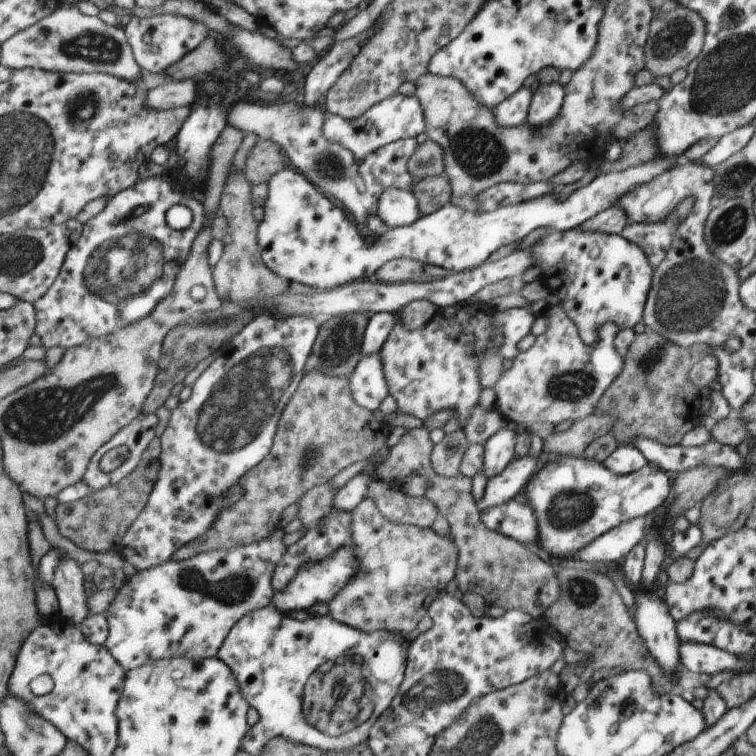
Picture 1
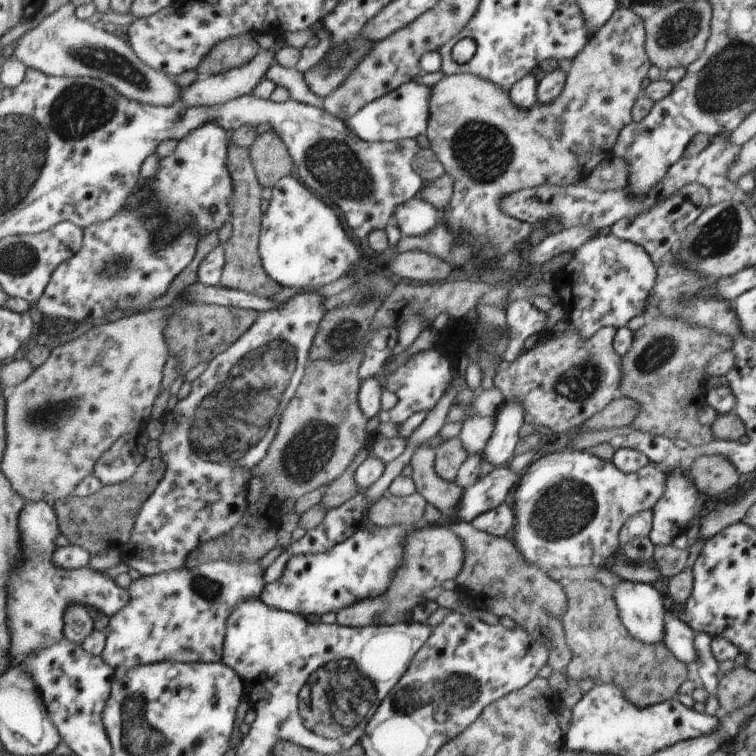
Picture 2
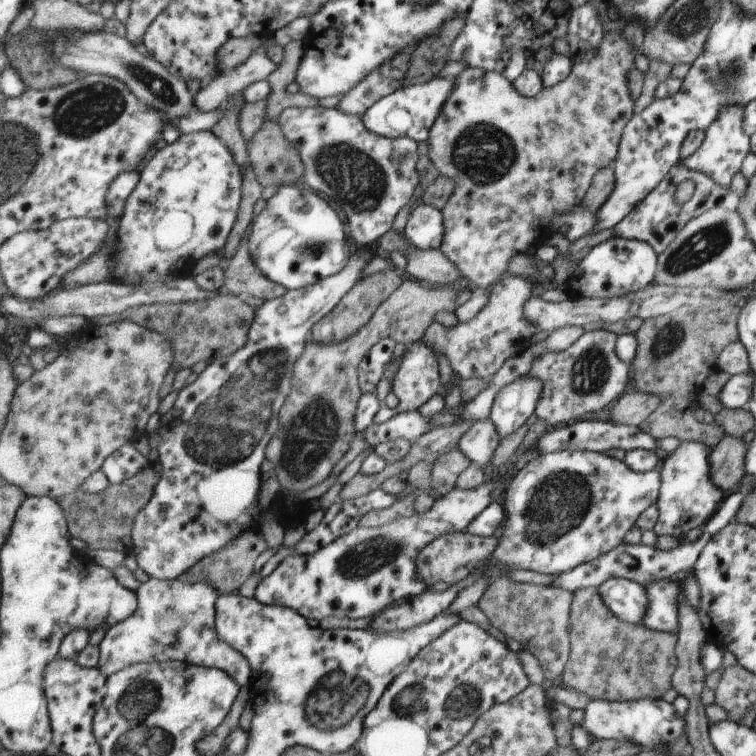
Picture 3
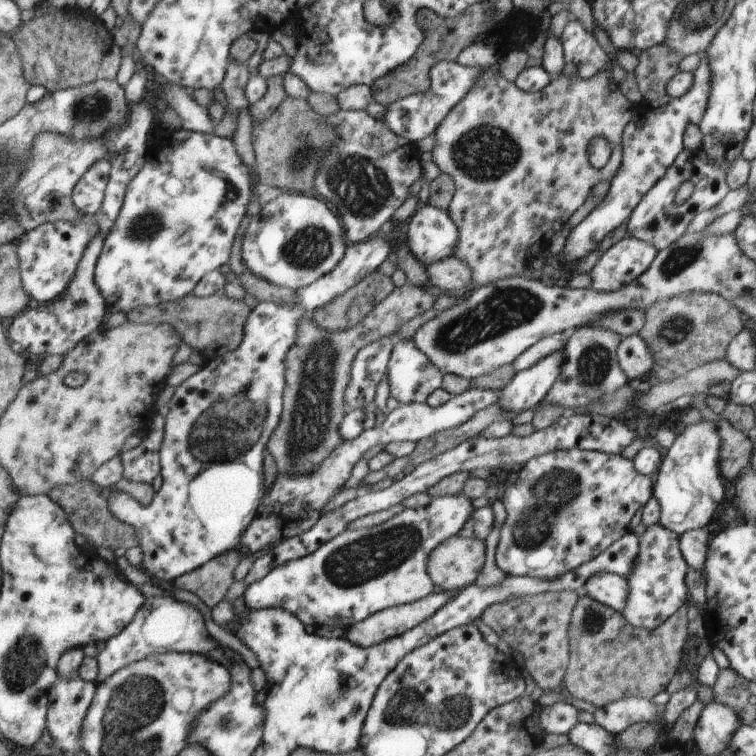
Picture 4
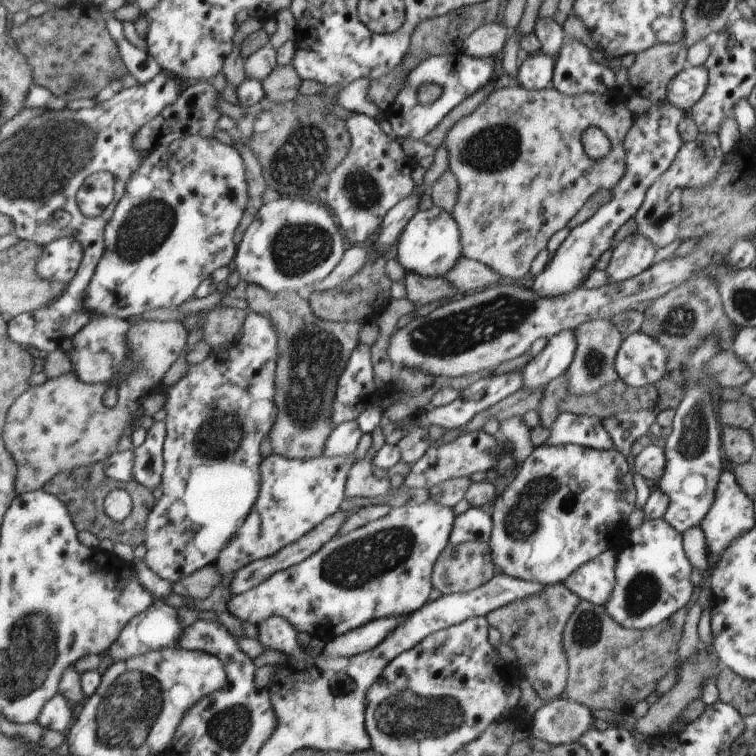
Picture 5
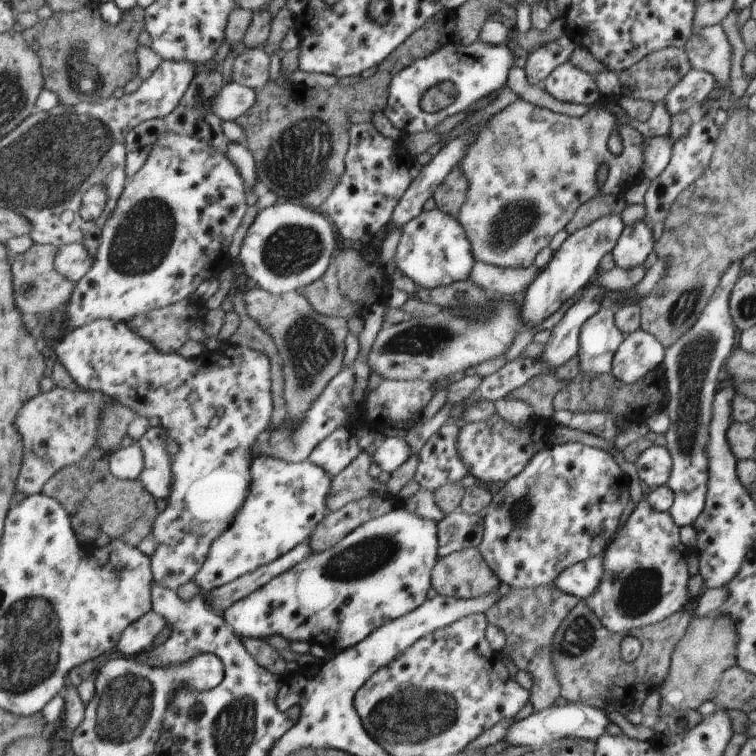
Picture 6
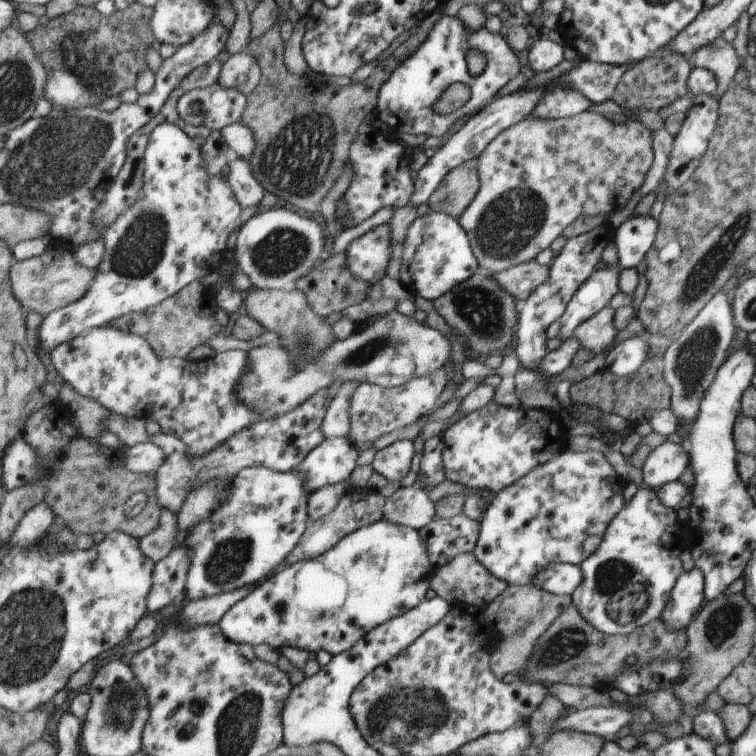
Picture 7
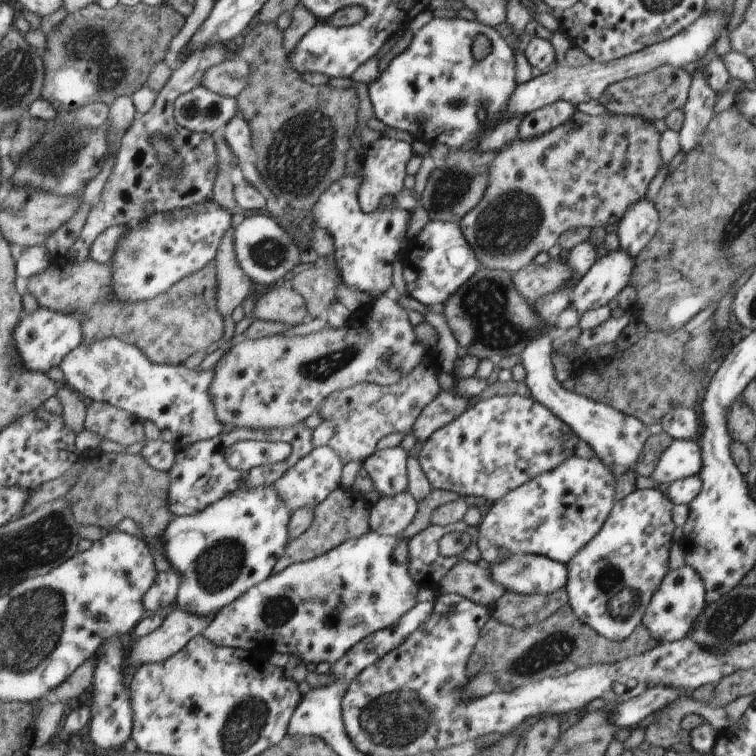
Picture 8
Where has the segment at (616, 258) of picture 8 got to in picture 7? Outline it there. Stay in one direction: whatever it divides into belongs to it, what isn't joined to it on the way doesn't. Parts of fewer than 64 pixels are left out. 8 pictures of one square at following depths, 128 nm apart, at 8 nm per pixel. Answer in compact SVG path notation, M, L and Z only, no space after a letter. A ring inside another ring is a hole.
M605 266L600 268L595 275L592 275L575 297L568 304L567 311L560 319L560 337L562 343L574 336L573 332L582 324L609 305L609 301L619 293L618 276L621 268L615 266Z

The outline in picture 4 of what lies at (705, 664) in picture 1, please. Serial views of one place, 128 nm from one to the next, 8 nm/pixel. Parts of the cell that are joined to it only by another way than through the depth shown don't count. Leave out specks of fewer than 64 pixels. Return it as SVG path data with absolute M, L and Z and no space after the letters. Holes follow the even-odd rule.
M659 522L650 526L638 537L639 553L630 567L627 582L627 601L621 612L634 627L652 630L667 621L684 605L692 601L692 588L688 588L688 572L692 568L682 556L679 534L667 529Z

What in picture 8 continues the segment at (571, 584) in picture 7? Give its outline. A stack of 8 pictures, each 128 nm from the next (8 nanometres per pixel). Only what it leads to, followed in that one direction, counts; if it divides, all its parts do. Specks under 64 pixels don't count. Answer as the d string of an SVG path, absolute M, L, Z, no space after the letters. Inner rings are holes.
M516 554L488 567L496 584L519 594L552 594L568 584L568 566L546 556Z

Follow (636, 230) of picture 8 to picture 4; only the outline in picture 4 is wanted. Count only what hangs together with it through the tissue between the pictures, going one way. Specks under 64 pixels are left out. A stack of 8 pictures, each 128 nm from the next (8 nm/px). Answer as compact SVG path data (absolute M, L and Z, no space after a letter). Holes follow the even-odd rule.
M624 237L604 251L596 266L588 273L592 279L590 287L599 291L618 291L620 287L634 283L654 262L657 257L656 249L655 245L640 240L638 237Z

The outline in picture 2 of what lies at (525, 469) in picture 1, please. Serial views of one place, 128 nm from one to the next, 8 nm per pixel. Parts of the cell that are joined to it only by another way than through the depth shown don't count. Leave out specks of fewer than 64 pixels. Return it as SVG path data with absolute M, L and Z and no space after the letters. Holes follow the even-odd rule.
M508 466L496 467L472 486L463 490L455 516L467 523L505 503L519 481L521 474L512 474Z

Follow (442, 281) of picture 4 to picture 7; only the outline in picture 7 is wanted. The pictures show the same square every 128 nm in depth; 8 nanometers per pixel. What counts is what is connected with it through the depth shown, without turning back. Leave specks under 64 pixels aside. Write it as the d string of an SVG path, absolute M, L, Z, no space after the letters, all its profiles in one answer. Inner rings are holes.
M530 260L525 264L489 273L504 292L508 292L515 300L526 300L534 288L544 284L548 280L549 265L541 266L536 260Z

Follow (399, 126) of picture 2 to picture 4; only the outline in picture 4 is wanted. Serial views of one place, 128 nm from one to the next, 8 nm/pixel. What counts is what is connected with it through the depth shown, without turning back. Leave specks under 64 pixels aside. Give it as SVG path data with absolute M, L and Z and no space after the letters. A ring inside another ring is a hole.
M438 61L429 70L432 92L411 94L389 104L384 108L385 118L382 122L392 129L392 132L403 136L411 143L420 142L422 138L432 134L436 130L436 126L439 126L457 104L464 100L484 72L483 68L464 66L456 61Z

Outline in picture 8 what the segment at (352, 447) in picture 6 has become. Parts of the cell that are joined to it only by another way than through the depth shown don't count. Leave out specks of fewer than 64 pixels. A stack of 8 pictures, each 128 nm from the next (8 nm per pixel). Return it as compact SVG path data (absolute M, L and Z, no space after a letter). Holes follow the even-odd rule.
M332 446L316 447L314 452L306 456L297 466L294 466L287 474L276 482L276 488L280 490L282 500L290 506L292 513L300 508L314 508L322 505L335 489L340 487L342 469L344 464L338 456L338 452L332 450Z

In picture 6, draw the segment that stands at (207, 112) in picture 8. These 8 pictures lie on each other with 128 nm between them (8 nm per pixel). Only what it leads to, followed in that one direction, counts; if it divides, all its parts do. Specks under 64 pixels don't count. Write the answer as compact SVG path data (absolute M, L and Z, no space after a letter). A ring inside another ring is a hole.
M233 82L224 86L222 92L210 100L210 104L206 102L202 106L206 112L218 114L224 121L235 121L246 115L250 108L254 108L258 95L254 88Z

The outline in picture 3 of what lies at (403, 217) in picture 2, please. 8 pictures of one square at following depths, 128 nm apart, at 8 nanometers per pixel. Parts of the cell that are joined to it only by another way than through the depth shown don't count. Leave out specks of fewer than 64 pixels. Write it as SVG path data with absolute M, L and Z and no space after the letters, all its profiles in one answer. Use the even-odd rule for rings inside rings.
M419 202L408 218L404 233L416 248L439 249L446 236L442 210Z

